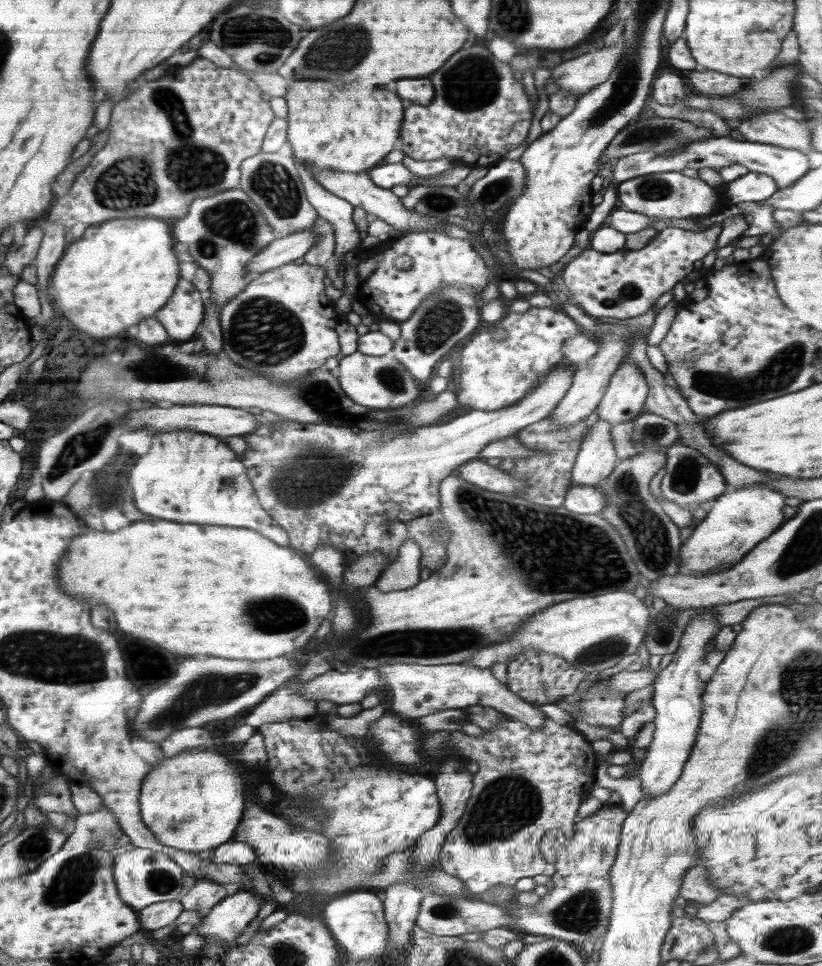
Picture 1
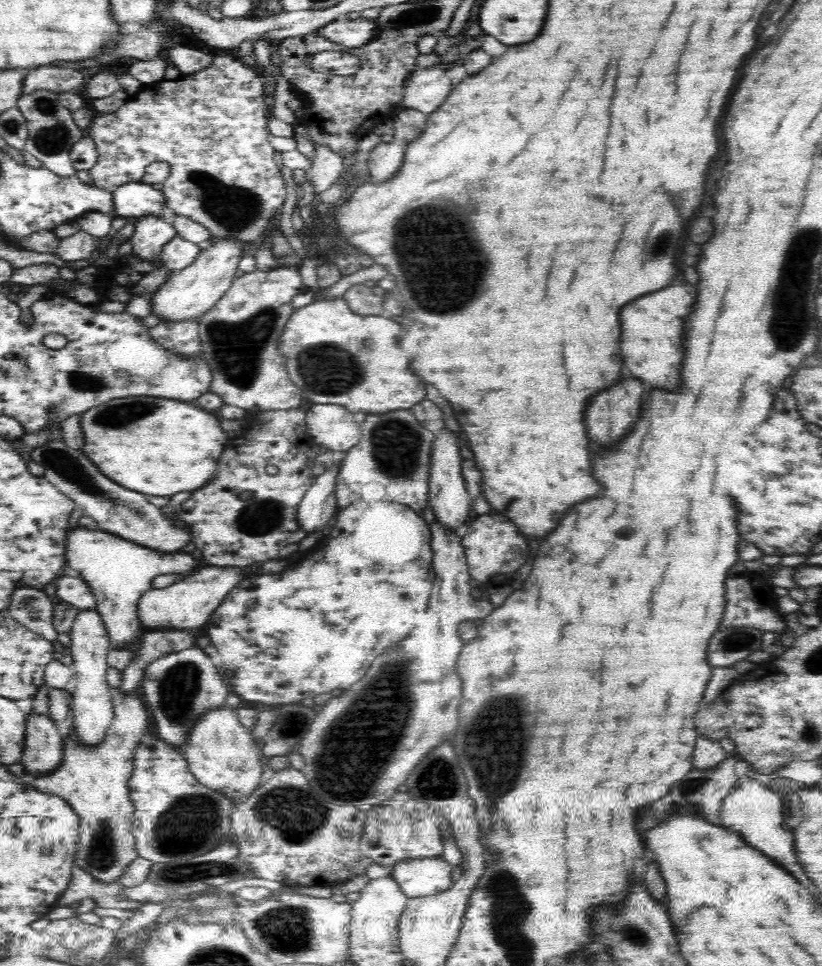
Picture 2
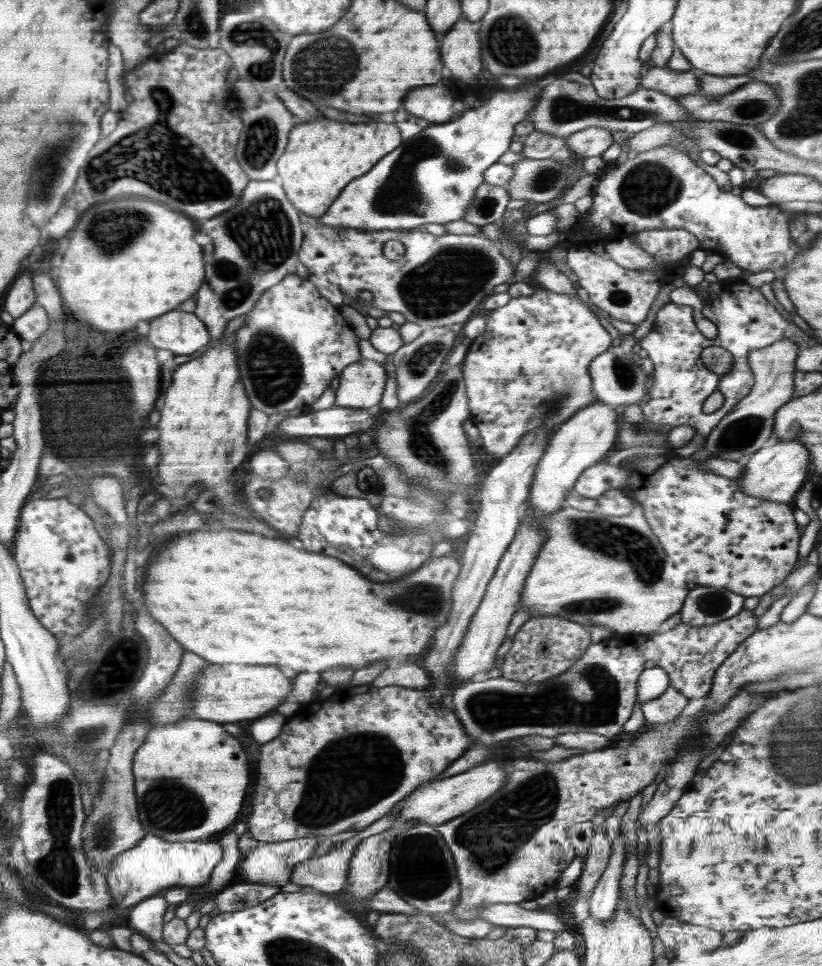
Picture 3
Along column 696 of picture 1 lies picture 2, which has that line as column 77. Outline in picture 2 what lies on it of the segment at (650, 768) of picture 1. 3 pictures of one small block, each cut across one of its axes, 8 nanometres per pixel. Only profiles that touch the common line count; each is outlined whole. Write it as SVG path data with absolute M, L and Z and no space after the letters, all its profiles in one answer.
M96 609L81 610L74 622L71 636L71 656L75 665L73 680L76 690L71 694L70 719L78 739L84 745L94 746L102 742L106 730L114 718L114 694L106 681L107 654L110 652L110 637Z

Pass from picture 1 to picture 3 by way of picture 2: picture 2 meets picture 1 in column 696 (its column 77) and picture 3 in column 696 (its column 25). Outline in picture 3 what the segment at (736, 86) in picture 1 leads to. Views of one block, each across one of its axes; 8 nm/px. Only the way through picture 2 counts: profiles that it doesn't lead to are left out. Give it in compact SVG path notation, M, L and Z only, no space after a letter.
M649 66L639 79L639 89L656 90L674 98L699 94L698 86L696 78L690 72L676 72L667 66Z

